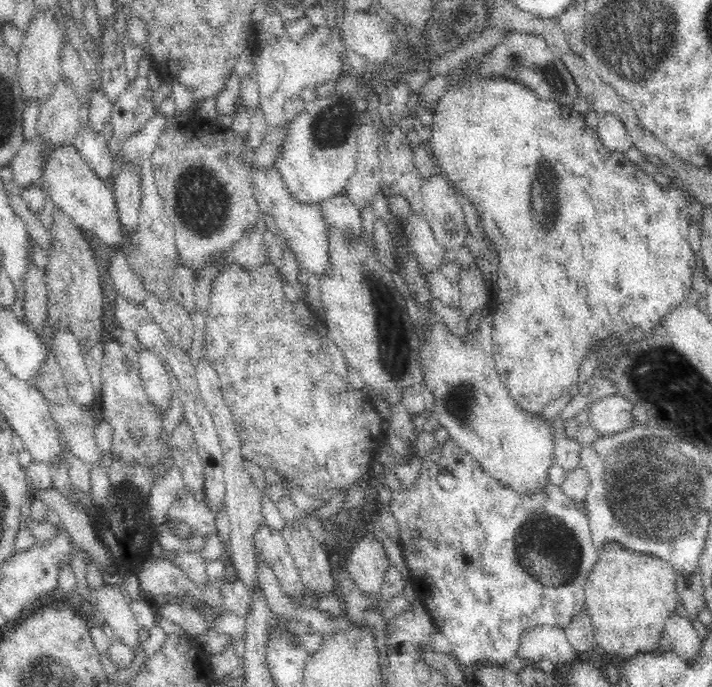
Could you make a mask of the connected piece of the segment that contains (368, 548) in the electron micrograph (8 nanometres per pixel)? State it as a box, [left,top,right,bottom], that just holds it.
[346,532,390,594]

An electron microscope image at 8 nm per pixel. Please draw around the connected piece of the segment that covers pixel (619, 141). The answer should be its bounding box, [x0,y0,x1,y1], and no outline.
[595,113,632,153]

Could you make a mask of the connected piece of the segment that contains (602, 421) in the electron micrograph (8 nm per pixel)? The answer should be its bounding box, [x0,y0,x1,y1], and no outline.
[587,393,635,436]

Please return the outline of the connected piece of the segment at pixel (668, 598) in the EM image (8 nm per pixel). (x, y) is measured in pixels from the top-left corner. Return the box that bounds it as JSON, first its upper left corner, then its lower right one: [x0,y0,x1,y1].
[585,543,680,659]

